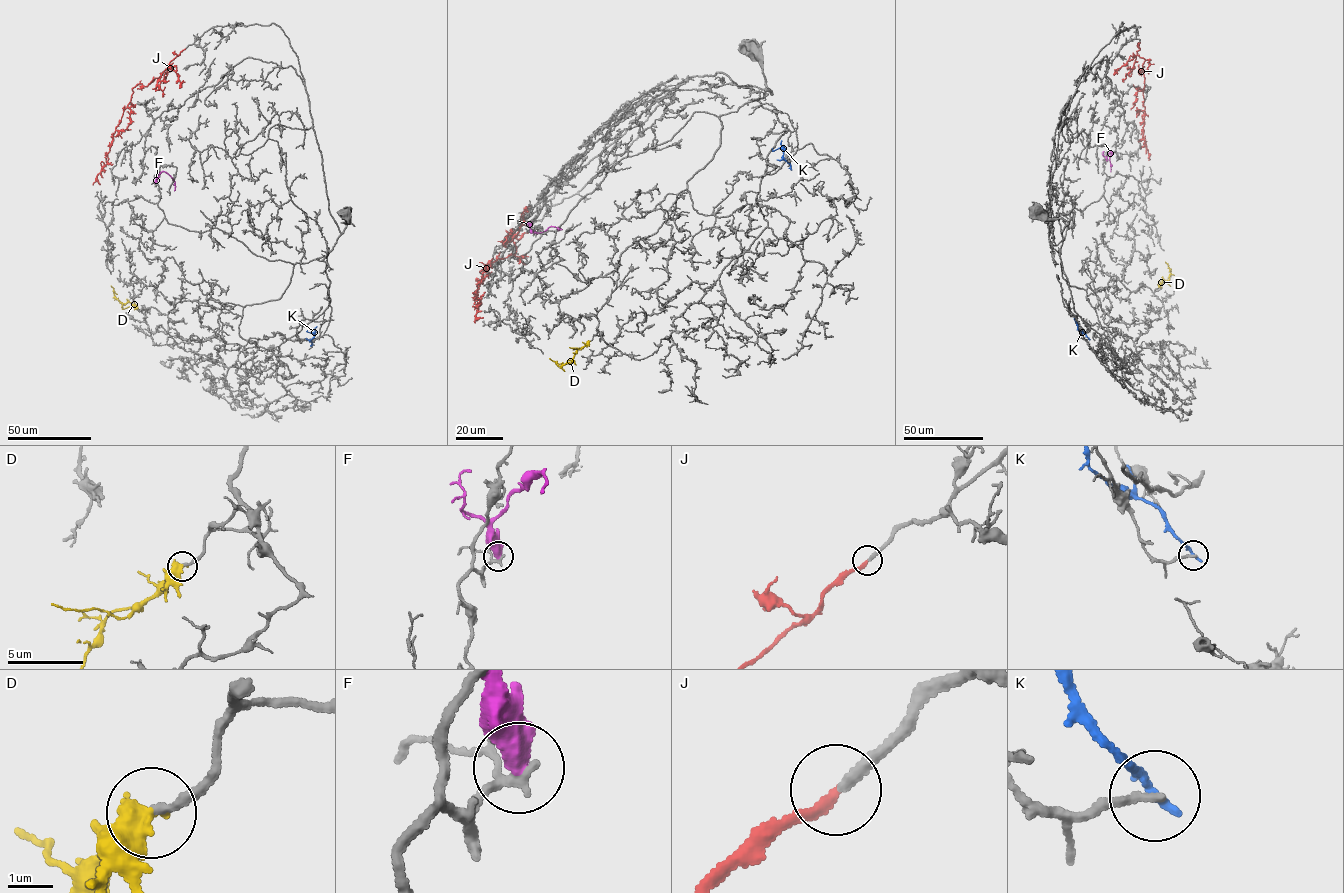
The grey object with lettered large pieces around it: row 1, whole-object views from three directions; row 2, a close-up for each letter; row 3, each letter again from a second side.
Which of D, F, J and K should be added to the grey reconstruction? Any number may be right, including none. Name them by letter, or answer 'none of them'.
D, J

